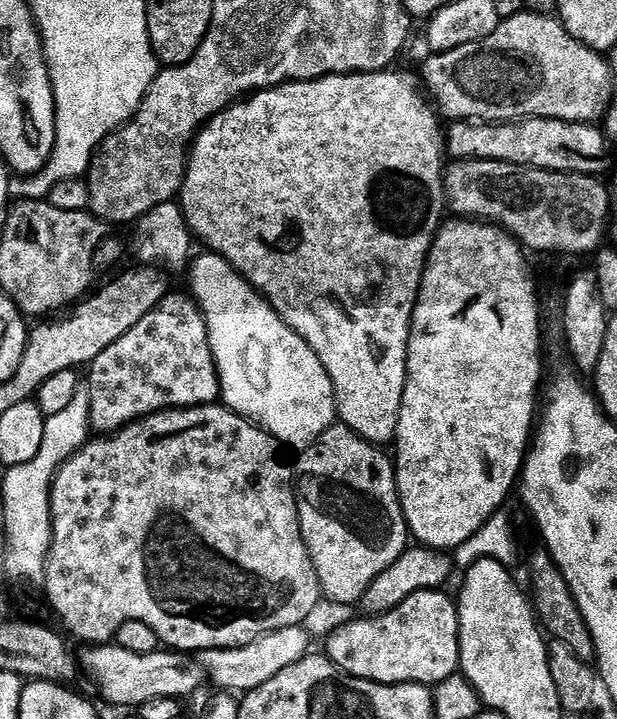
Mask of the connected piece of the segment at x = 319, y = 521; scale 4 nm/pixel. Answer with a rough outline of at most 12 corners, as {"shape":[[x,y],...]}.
{"shape":[[337,422],[294,460],[325,601],[409,547],[396,466]]}

